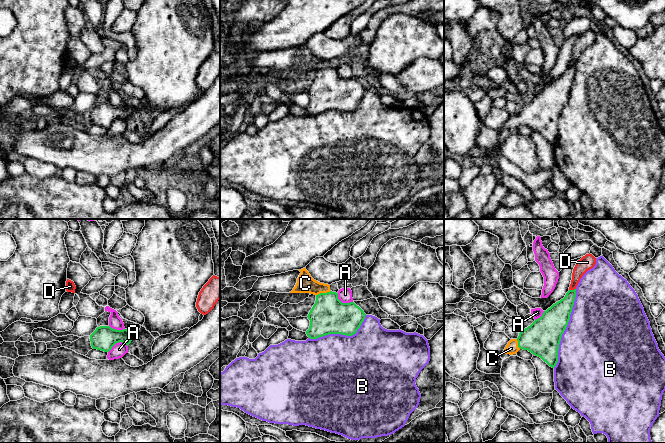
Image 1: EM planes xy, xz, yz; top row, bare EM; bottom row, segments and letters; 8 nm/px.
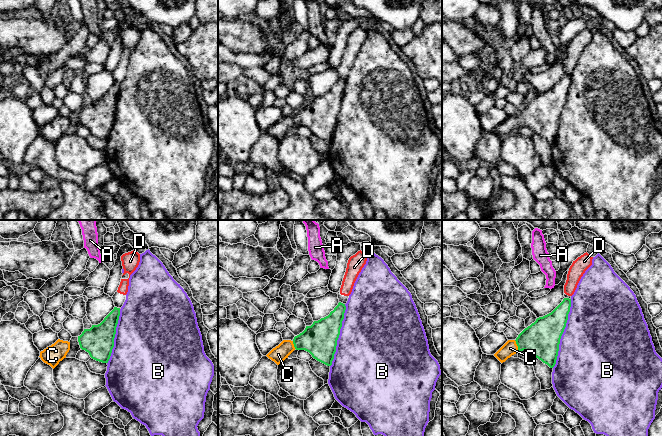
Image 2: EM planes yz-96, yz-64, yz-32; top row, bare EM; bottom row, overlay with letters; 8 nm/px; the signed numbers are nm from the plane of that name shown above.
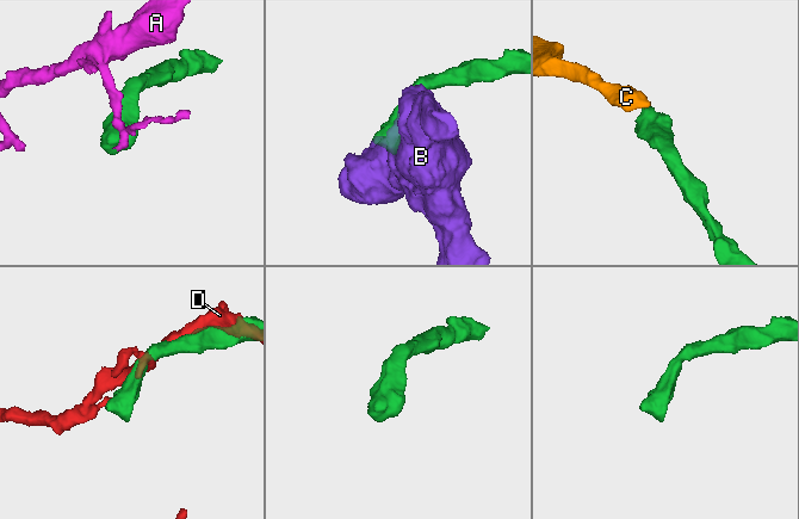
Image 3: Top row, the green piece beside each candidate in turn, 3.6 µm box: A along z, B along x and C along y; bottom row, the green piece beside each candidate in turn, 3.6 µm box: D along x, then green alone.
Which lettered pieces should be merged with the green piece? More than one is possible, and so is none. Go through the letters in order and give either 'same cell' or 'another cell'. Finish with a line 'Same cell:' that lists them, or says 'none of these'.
A: another cell
B: another cell
C: same cell
D: another cell
Same cell: C

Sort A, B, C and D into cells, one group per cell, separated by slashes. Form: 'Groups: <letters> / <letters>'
Groups: A / B / C / D

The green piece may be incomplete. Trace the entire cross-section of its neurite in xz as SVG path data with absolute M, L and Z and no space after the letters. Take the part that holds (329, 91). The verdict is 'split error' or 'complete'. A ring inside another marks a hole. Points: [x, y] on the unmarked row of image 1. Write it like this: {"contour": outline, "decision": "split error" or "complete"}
{"contour": "M306 44L299 46L301 49L297 54L297 59L290 69L310 69L316 72L315 80L308 90L310 96L309 105L306 107L310 115L317 115L329 110L341 110L352 112L356 110L366 90L354 78L342 79L338 75L338 69L330 66L330 61L314 56Z", "decision": "split error"}

